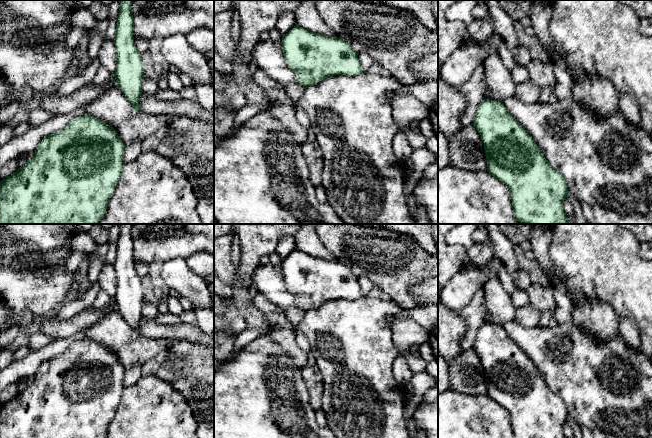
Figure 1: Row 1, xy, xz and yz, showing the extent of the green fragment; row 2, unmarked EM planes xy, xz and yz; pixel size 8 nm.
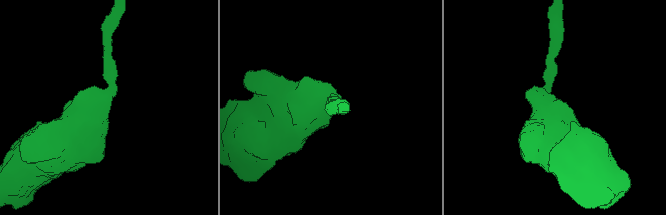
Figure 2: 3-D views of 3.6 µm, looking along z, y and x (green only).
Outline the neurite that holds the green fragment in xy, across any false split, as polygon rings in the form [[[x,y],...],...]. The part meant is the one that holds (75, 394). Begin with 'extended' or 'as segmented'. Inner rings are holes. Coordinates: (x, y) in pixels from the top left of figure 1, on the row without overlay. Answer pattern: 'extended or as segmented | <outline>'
as segmented | [[[88,338],[75,341],[62,354],[43,362],[33,382],[0,405],[0,438],[105,438],[124,391],[125,373],[107,347]]]

